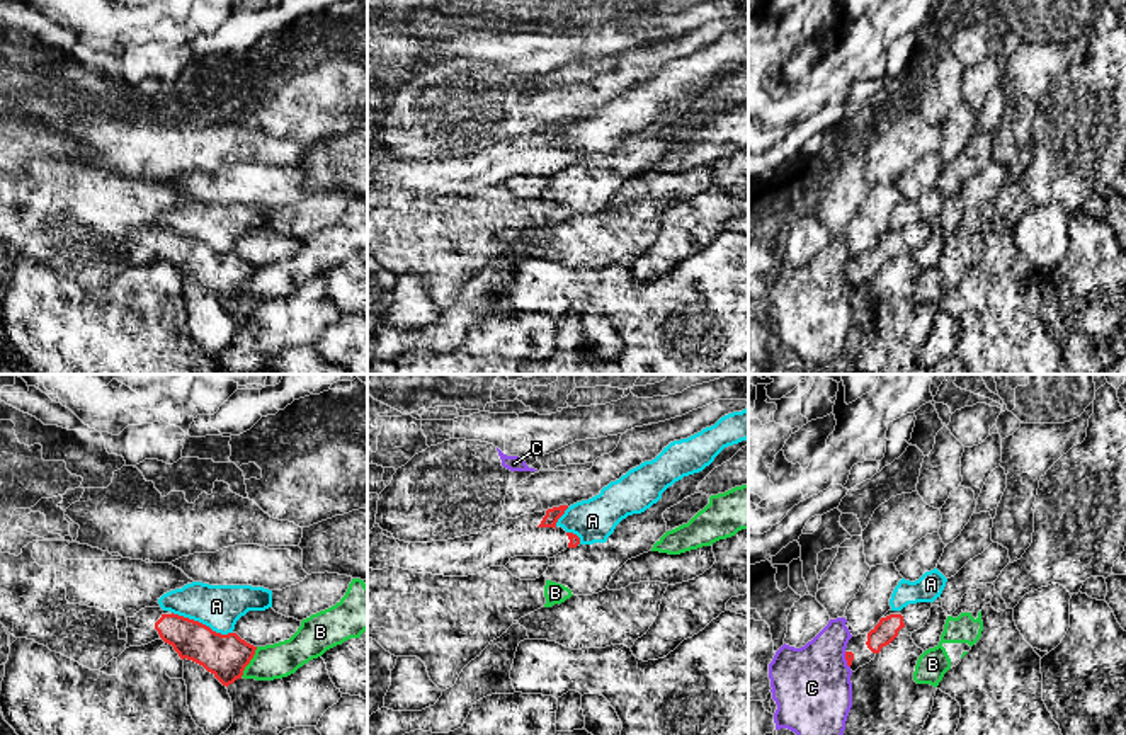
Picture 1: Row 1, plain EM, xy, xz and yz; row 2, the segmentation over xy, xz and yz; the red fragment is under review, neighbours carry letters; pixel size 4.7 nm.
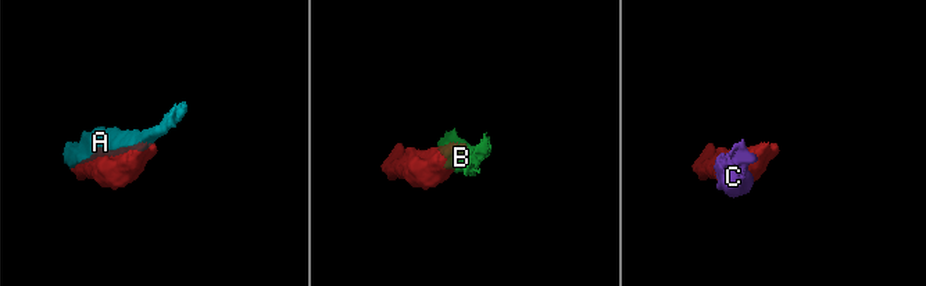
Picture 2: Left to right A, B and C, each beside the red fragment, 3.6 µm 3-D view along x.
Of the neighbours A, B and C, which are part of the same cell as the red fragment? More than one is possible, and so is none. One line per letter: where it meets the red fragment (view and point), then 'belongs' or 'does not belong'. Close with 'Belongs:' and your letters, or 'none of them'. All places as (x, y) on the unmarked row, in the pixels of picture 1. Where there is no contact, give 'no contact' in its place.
A: meets red in xy at (201, 242); does not belong
B: meets red in xy at (249, 281); does not belong
C: meets red in yz at (846, 278); does not belong
Belongs: none of them

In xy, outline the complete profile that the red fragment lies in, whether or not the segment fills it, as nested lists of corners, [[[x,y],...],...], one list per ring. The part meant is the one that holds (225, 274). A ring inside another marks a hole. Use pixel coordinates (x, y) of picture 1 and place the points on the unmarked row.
[[[160,225],[145,226],[126,238],[126,267],[163,259],[182,279],[202,284],[226,306],[242,298],[257,269],[236,252],[216,252],[199,240],[163,230]]]

